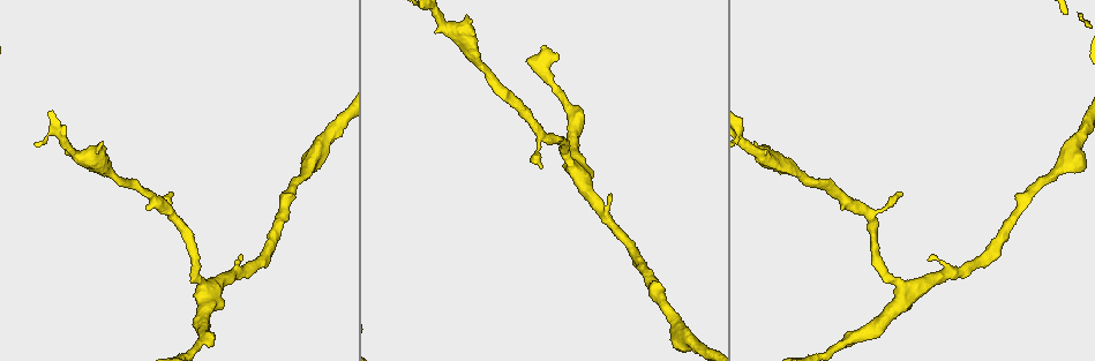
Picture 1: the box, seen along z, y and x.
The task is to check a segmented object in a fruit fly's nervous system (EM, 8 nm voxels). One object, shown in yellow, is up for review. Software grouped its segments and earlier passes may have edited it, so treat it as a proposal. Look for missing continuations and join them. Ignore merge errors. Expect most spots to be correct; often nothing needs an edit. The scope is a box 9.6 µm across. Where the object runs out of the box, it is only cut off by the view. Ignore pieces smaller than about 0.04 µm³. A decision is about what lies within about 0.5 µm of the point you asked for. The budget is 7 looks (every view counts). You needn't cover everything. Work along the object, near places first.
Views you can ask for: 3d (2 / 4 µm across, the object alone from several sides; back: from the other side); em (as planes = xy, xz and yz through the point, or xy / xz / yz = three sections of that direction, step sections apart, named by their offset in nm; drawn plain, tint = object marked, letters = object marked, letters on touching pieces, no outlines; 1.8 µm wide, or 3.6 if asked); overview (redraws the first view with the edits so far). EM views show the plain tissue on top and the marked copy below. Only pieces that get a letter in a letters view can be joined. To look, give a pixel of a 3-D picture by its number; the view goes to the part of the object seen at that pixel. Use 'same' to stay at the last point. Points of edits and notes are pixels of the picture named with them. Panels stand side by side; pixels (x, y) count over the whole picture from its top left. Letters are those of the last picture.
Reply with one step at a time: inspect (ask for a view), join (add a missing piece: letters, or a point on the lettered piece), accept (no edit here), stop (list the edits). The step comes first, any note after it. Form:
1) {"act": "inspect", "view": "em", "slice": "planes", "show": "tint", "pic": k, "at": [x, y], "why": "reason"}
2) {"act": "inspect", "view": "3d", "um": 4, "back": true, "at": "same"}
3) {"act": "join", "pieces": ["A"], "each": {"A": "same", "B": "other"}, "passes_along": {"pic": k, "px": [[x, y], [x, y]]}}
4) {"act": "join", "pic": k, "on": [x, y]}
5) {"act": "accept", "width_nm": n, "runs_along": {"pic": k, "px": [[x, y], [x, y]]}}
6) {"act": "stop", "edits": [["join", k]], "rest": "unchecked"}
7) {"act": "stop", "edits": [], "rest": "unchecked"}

{"act": "inspect", "view": "em", "slice": "xz", "step": 16, "show": "letters", "pic": 1, "at": [608, 194], "why": "free end"}

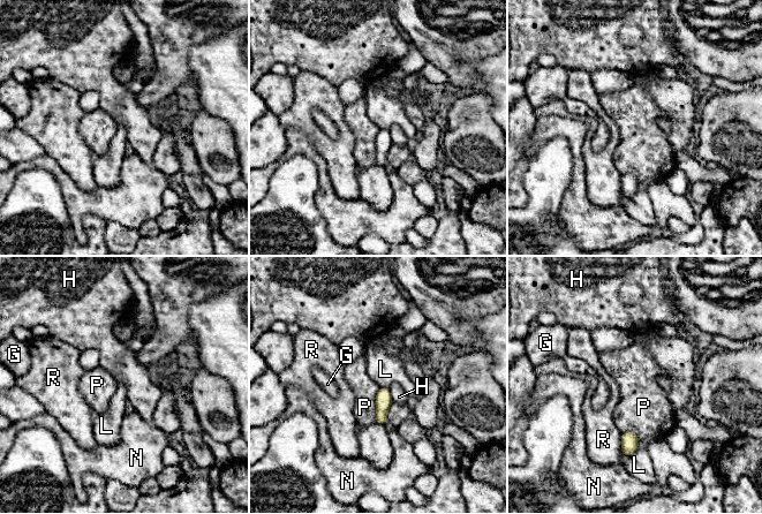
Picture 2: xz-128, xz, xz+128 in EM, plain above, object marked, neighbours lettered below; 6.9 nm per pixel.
{"act": "inspect", "view": "em", "slice": "planes", "show": "letters", "at": "same"}

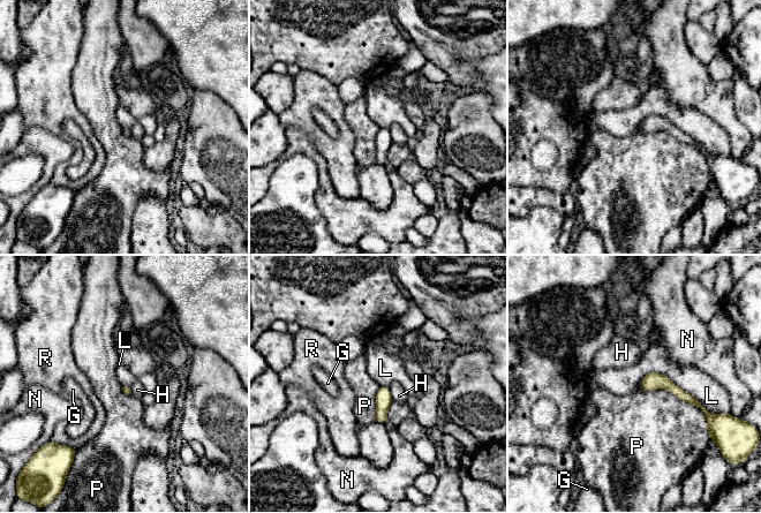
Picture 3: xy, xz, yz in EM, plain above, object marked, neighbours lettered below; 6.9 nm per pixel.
{"act": "accept", "each": {"G": "other", "H": "other", "L": "other", "N": "other", "P": "other", "R": "other"}, "runs_along": {"pic": 3, "px": [[643, 383], [667, 383], [695, 402]]}, "found": "no lettered piece goes on from it"}

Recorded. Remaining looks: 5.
{"act": "inspect", "view": "3d", "um": 2, "pic": 1, "at": [170, 193], "why": "tapers out"}

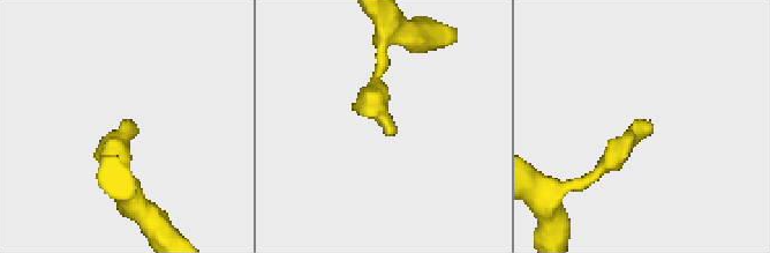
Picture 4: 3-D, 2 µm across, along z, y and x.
{"act": "inspect", "view": "em", "um": 3.6, "slice": "planes", "show": "letters", "pic": 4, "at": [393, 132]}

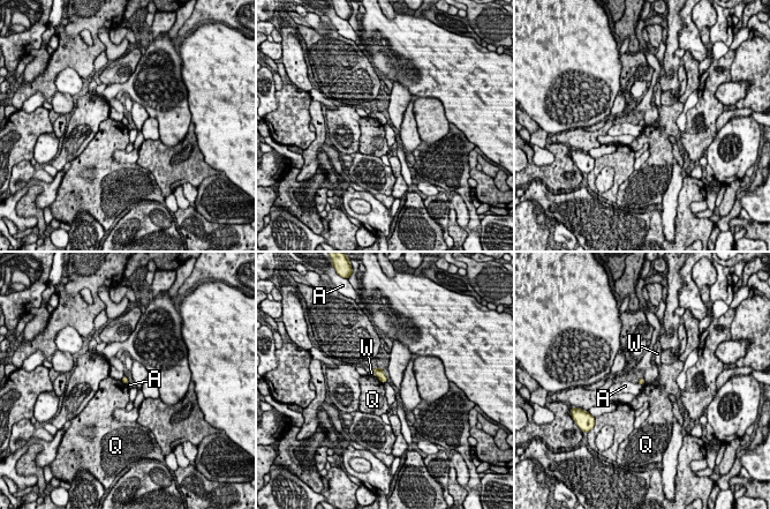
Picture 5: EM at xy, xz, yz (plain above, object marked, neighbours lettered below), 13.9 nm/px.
{"act": "accept", "width_nm": 90, "each": {"A": "other", "Q": "other", "W": "other"}, "border": {"pic": 5, "px": [[638, 382], [643, 384]]}, "found": "none of them fits"}

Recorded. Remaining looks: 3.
{"act": "inspect", "view": "em", "slice": "xy", "step": 16, "show": "letters", "pic": 1, "at": [440, 24], "why": "sudden change in width"}

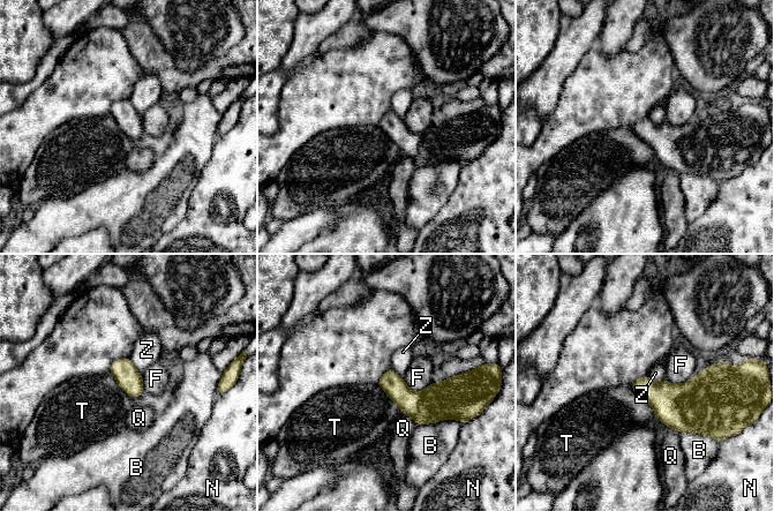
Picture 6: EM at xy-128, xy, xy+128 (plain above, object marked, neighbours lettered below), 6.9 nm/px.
{"act": "inspect", "view": "em", "slice": "planes", "show": "letters", "at": "same"}

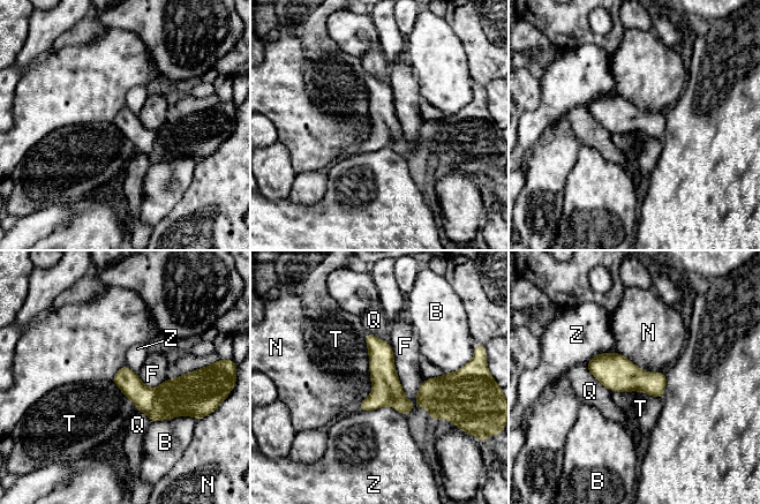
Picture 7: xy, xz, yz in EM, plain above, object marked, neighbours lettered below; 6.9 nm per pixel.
{"act": "accept", "each": {"B": "other", "F": "other", "N": "other", "Q": "other", "T": "other", "Z": "other"}, "border": {"pic": 7, "px": [[618, 352], [644, 370], [662, 371]]}, "found": "no lettered piece goes on from it"}

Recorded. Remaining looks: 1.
{"act": "stop", "edits": [], "rest": "unchecked"}

